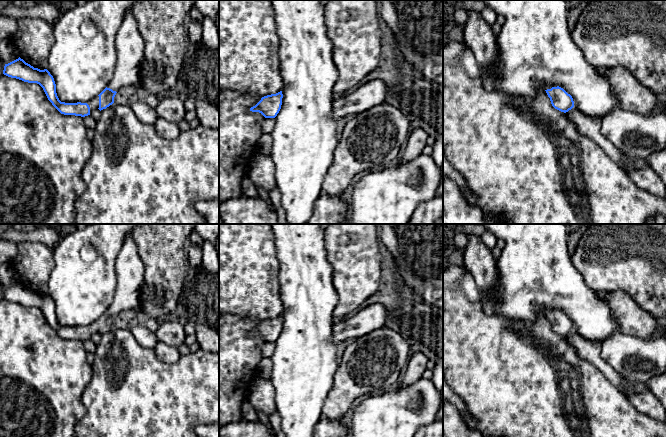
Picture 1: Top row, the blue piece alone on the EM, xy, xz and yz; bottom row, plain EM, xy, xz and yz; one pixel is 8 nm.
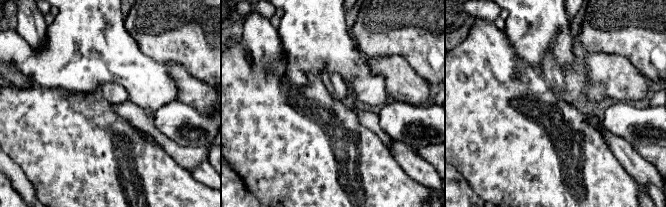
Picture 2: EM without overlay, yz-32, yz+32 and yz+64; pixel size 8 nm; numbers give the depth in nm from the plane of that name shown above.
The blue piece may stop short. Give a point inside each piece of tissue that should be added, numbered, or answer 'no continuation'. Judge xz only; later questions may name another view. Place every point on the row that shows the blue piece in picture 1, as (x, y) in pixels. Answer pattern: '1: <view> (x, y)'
no continuation

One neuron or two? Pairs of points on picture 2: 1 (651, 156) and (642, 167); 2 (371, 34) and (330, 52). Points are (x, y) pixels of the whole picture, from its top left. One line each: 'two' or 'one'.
1: two
2: two

